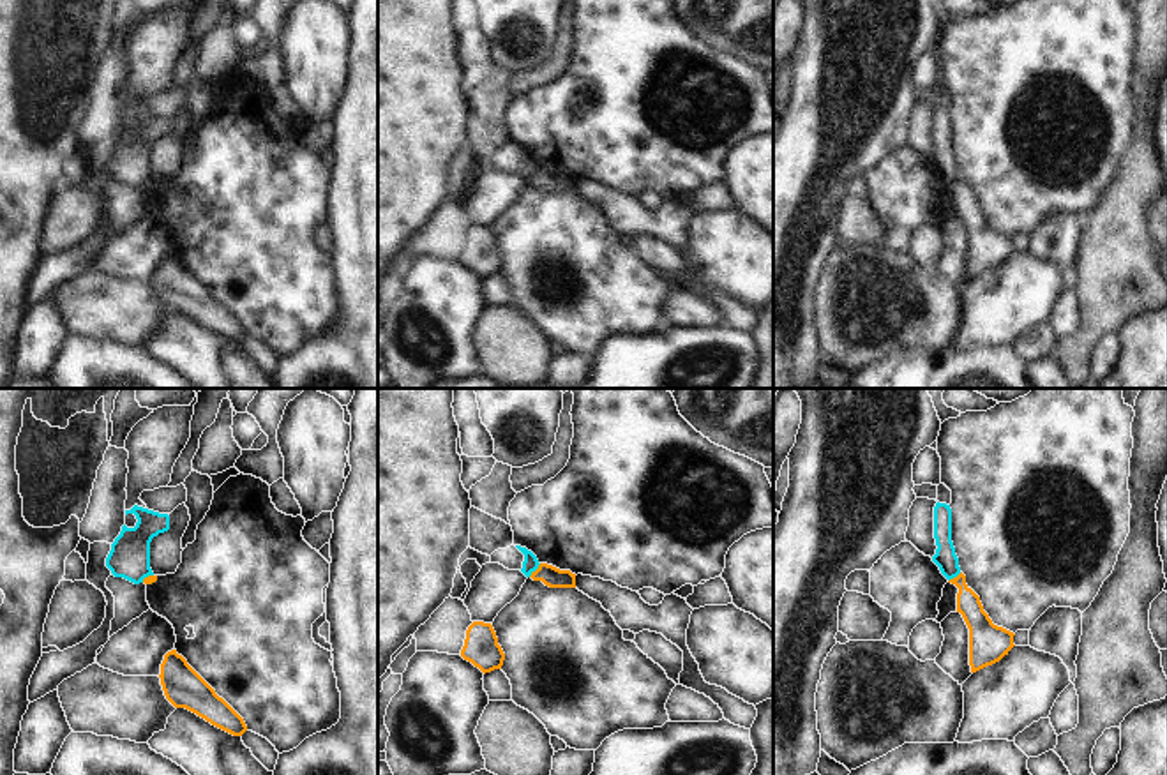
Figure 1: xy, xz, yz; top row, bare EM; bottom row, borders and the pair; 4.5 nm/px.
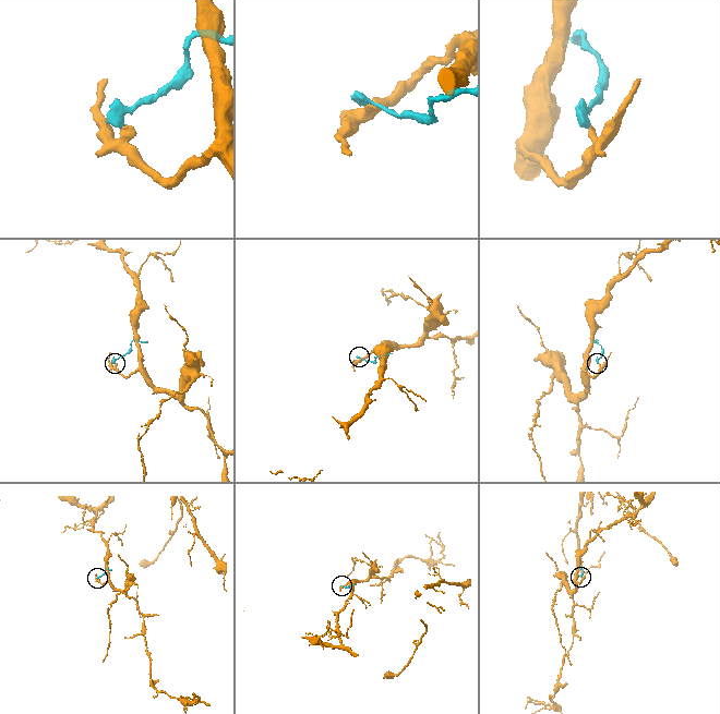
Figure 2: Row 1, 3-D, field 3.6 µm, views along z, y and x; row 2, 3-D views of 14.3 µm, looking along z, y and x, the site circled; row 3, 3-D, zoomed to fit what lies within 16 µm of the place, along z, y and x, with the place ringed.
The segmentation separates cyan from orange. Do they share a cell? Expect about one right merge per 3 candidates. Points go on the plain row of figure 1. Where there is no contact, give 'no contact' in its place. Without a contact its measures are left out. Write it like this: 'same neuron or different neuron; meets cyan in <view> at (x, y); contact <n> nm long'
different neuron; meets cyan in xz at (534, 175); contact 90 nm long

